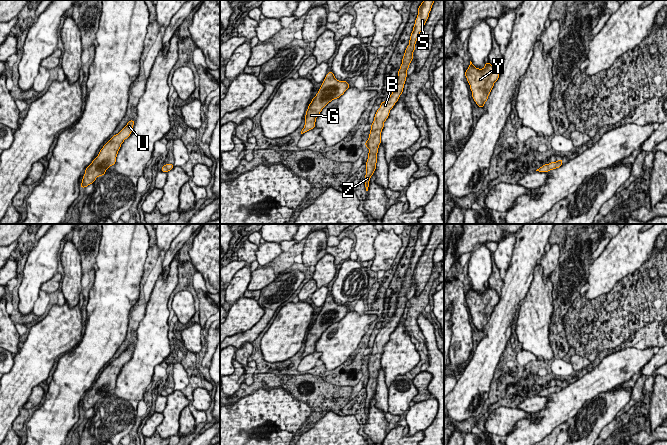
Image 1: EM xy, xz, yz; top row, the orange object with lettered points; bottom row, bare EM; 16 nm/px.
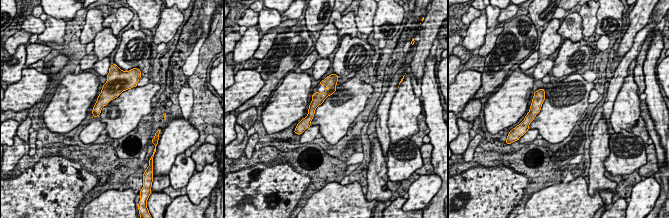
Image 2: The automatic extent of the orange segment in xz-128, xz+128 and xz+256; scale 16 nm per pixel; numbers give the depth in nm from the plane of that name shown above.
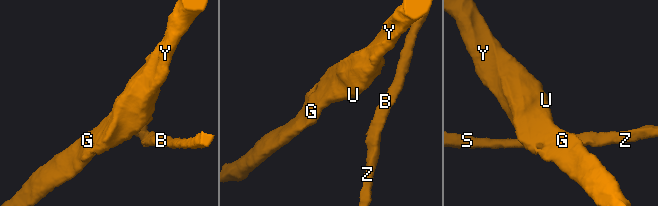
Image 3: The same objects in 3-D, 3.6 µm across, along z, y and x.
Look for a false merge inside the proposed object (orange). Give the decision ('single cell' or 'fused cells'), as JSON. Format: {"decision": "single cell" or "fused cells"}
{"decision": "single cell"}

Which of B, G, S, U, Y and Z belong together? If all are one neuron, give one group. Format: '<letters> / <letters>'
B G S U Y Z

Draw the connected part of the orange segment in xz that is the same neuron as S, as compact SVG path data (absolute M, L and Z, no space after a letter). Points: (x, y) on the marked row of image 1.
M423 0L418 8L418 15L415 20L413 31L410 36L409 45L407 46L400 69L398 71L397 82L394 91L390 97L380 104L380 108L377 110L374 121L371 124L371 130L368 140L365 142L365 146L369 149L368 159L366 162L366 175L365 175L365 188L368 191L369 181L376 169L377 153L381 143L381 132L384 127L384 122L389 117L390 110L400 98L403 92L404 84L407 77L407 70L413 59L413 52L415 50L415 44L417 38L422 31L426 21L429 17L432 5L435 0Z

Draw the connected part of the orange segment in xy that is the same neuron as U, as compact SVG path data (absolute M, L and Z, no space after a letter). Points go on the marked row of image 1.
M130 120L127 125L103 146L98 156L86 168L82 179L81 188L94 183L98 176L103 176L106 170L116 163L116 157L121 144L127 139L132 132L134 120Z

